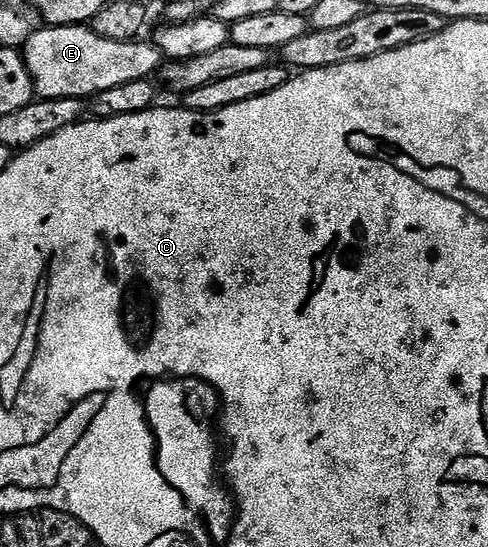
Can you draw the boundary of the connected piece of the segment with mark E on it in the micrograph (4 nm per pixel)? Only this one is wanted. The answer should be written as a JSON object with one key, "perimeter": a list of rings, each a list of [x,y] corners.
{"perimeter":[[[72,24],[71,26],[41,26],[29,35],[23,46],[25,65],[33,79],[33,91],[42,100],[81,100],[91,98],[103,90],[111,90],[111,86],[119,86],[123,82],[150,79],[162,67],[163,57],[156,44],[144,39],[112,40],[95,34],[92,27]]]}

